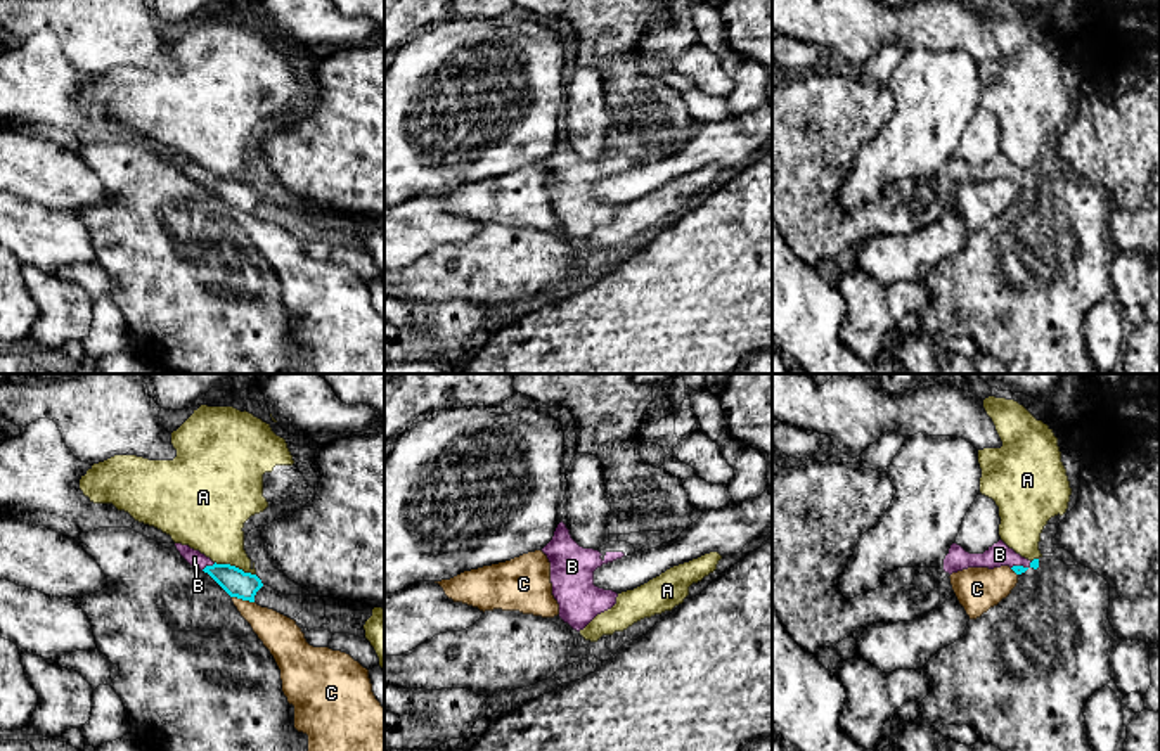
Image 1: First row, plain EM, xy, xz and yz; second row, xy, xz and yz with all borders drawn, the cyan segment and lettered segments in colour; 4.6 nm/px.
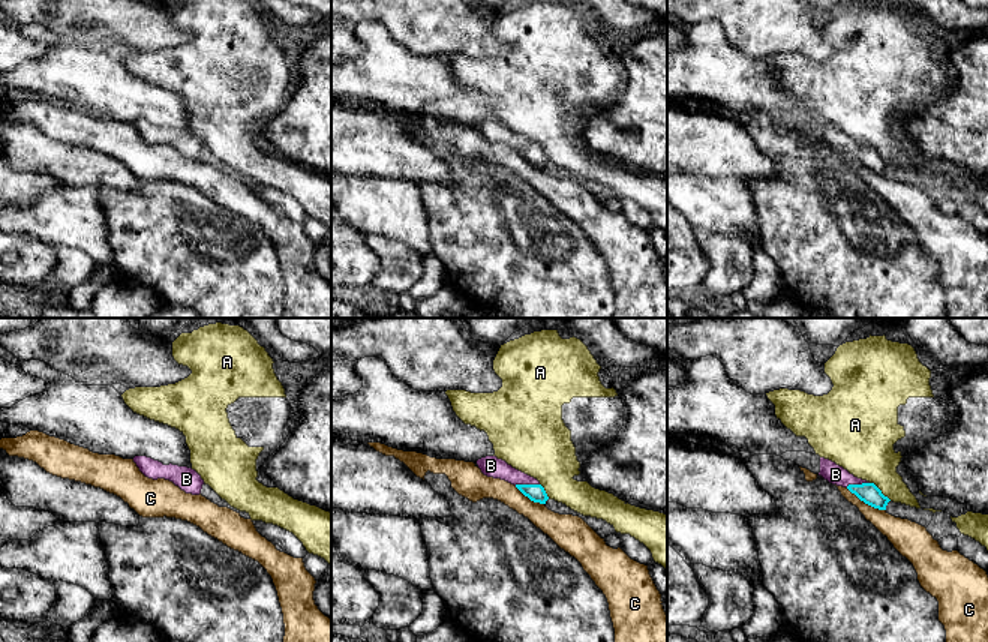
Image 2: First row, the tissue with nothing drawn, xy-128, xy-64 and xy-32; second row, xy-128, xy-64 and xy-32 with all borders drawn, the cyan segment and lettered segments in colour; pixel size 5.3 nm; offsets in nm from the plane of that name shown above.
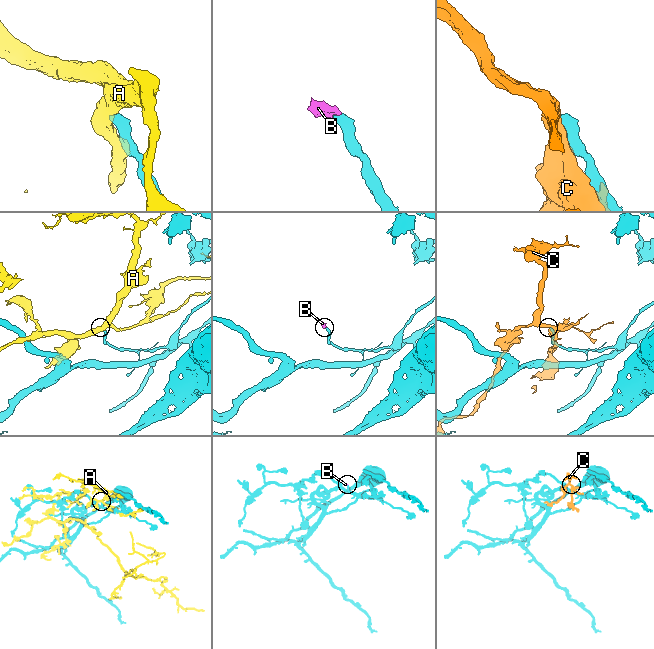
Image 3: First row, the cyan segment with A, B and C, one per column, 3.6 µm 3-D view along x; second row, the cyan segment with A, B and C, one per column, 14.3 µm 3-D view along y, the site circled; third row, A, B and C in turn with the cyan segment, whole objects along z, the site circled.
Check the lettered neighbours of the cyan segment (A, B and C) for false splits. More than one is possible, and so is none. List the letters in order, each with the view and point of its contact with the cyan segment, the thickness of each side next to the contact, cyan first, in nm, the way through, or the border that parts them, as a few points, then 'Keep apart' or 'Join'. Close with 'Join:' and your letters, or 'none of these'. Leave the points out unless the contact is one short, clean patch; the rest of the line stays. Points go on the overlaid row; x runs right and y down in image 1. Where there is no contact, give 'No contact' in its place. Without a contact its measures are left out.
A: Touches cyan at xy (234, 566). Thickness 130 nm (cyan) against 300 nm. Keep apart
B: Touches cyan at xy (208, 566). Thickness 130 nm (cyan) against 80 nm. Path across: xy (238, 584), (208, 566), (194, 558). Join
C: Touches cyan at xy (243, 599). Thickness 130 nm (cyan) against 180 nm. Keep apart
Join: B

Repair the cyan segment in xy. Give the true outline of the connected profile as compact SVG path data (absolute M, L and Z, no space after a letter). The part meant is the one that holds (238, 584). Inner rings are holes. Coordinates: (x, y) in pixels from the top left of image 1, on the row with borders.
M175 543L175 547L190 566L208 573L230 597L255 602L256 592L263 587L256 574L230 564L216 564L189 545Z

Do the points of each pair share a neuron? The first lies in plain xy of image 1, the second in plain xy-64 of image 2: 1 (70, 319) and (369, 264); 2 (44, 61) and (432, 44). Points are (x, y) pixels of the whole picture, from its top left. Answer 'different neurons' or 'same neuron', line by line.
1: different neurons
2: different neurons

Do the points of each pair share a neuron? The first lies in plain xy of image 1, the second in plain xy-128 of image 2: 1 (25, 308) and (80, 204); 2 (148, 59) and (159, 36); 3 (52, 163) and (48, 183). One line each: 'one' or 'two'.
1: two
2: one
3: two

